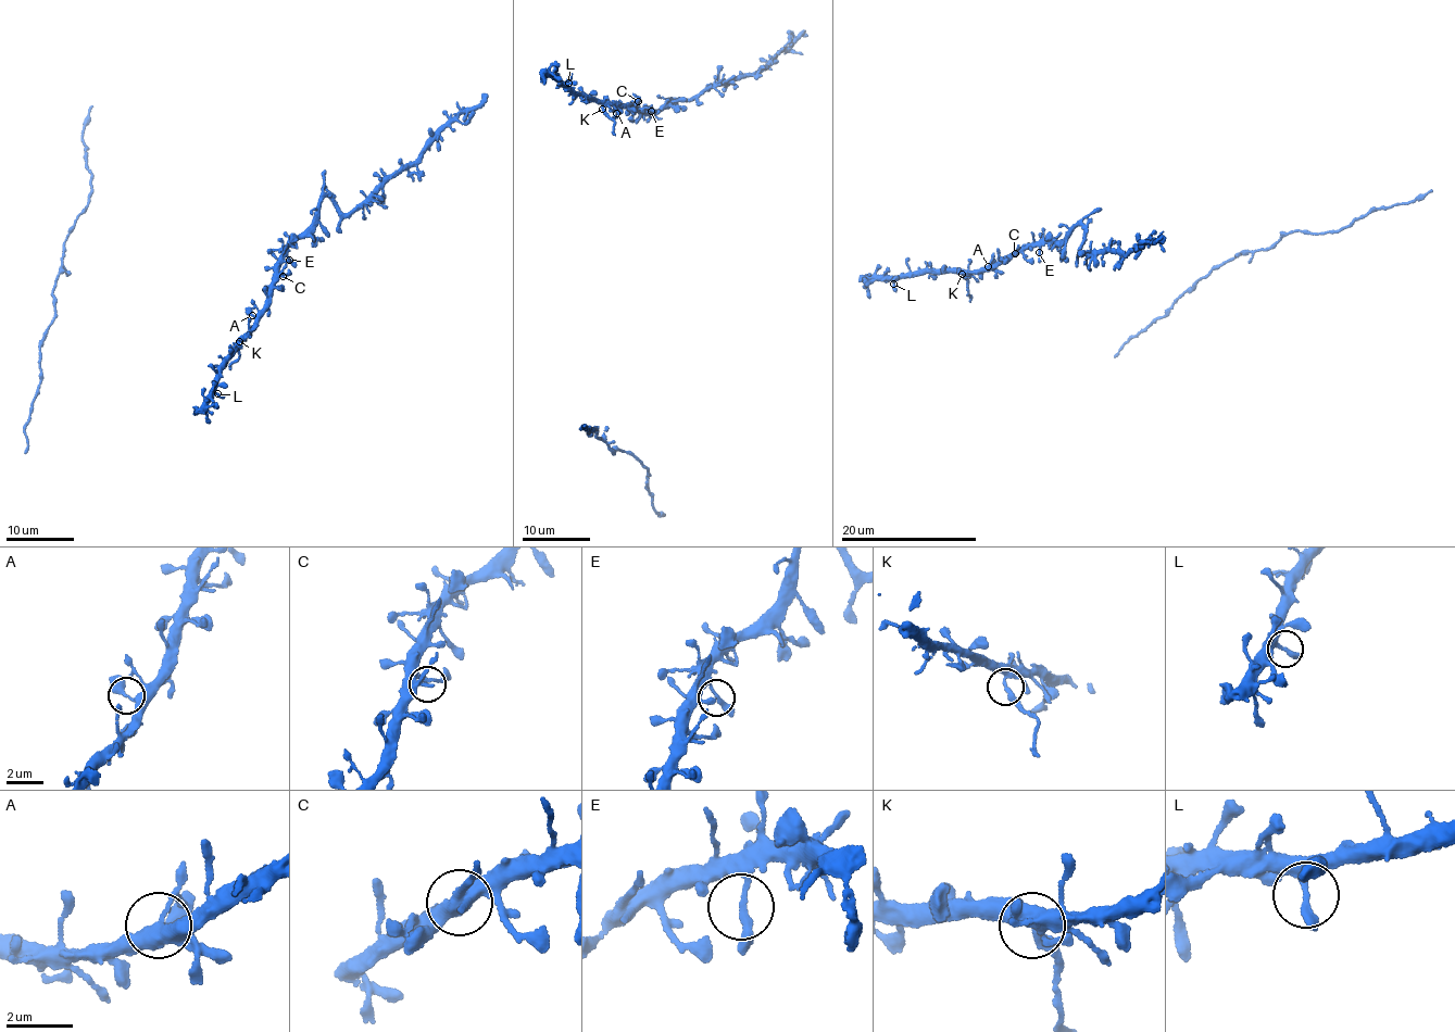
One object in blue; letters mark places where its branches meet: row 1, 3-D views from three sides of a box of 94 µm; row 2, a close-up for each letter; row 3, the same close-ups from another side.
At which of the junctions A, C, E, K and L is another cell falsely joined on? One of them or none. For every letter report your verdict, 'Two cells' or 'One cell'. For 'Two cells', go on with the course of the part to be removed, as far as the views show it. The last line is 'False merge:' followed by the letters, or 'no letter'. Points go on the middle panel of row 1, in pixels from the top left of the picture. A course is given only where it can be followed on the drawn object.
A: One cell
C: One cell
E: One cell
K: Two cells. Course of the part to remove: (602, 109), (615, 123), (613, 131), (615, 135)
L: One cell
False merge: K

